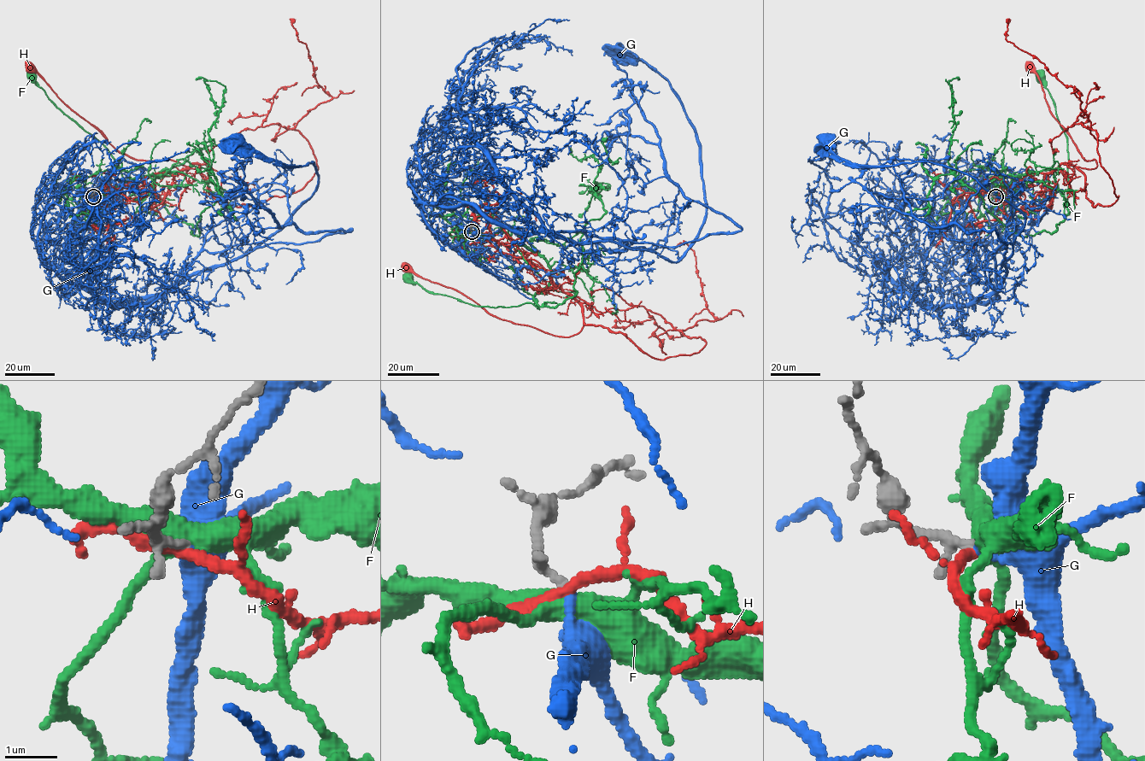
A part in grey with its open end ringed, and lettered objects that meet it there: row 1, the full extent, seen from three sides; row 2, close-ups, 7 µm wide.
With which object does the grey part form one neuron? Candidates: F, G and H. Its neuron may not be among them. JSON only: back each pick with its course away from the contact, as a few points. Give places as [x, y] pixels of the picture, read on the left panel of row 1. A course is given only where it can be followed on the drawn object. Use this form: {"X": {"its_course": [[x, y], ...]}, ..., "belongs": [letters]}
{"G": {"its_course": [[92, 196], [44, 255], [104, 301], [170, 292], [246, 255], [313, 194], [312, 161], [284, 166], [239, 140]]}, "belongs": ["G"]}

